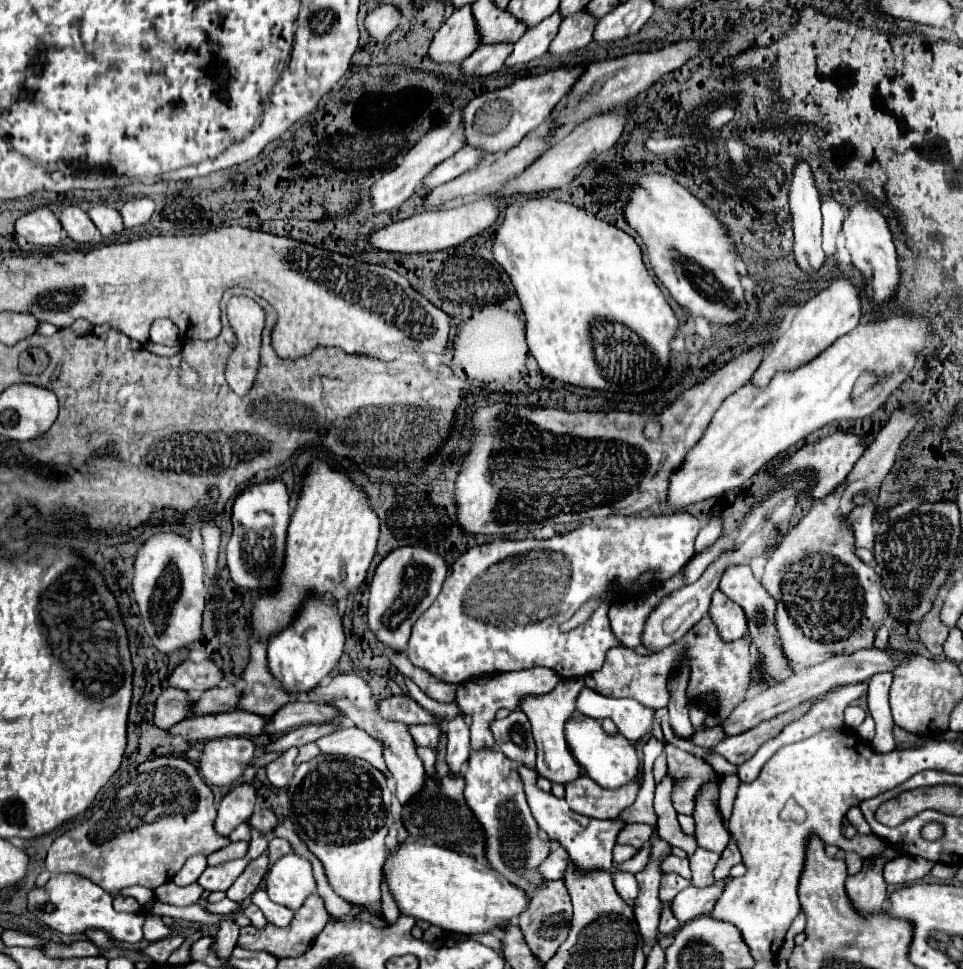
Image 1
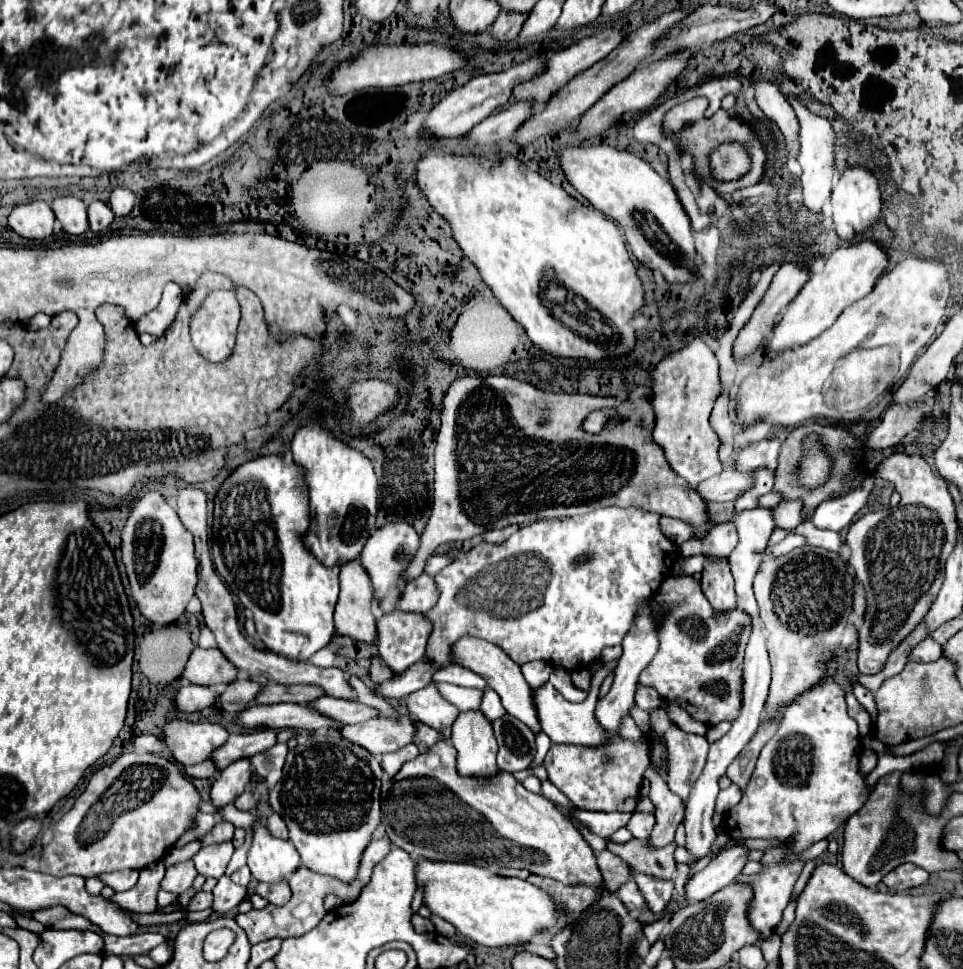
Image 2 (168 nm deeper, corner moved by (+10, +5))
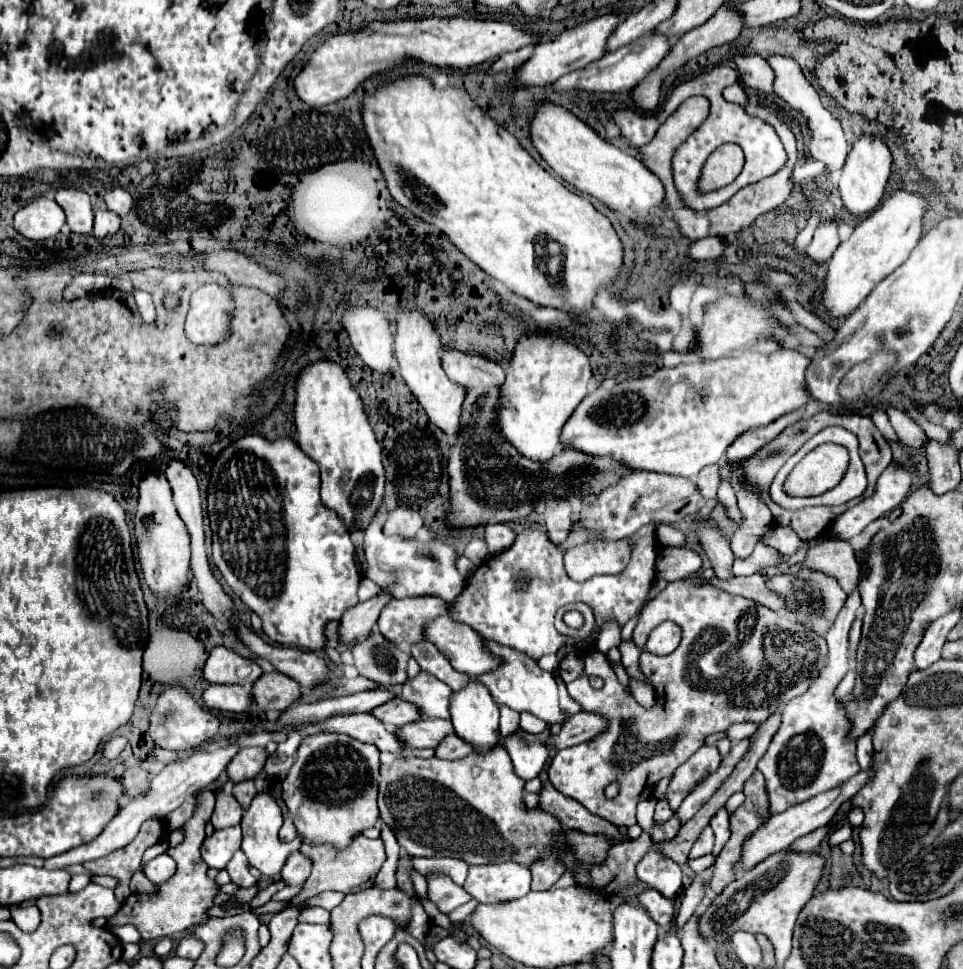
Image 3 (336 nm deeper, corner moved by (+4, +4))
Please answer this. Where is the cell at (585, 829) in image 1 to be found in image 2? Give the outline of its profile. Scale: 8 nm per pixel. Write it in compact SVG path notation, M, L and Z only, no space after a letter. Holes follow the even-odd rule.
M562 809L564 815L574 821L576 825L584 825L590 829L590 833L608 839L614 831L624 827L630 813L602 813L602 811L584 811L584 809Z

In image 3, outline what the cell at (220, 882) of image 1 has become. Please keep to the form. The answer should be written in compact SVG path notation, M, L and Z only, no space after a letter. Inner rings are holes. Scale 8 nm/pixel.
M232 826L228 830L214 830L212 836L204 838L202 858L210 868L226 868L232 854L240 848L240 826Z

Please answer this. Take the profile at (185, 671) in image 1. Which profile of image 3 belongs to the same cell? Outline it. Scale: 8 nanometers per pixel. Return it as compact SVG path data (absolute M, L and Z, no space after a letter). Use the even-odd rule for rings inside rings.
M216 646L204 666L204 678L212 684L252 686L262 674L264 668L258 662L252 662L252 658L244 658L224 646Z

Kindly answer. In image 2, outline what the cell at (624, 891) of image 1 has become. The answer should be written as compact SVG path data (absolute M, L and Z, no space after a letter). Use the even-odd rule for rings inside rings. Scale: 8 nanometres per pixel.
M628 881L626 885L620 885L620 889L618 889L618 899L632 911L632 909L640 909L640 907L644 907L646 903L644 903L644 897L642 897L642 893L638 891L638 887L636 887L636 881Z

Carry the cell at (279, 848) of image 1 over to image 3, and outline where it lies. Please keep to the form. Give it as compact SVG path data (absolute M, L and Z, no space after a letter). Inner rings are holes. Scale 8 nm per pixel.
M288 816L286 820L284 820L284 826L280 828L280 840L282 842L292 842L296 838L296 828L294 828L294 824L292 824L292 818Z

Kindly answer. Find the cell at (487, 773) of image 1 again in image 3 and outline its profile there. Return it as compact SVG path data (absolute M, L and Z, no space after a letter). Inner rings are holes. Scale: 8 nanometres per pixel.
M470 678L464 688L452 692L450 718L456 734L474 744L474 752L488 750L500 740L500 708L488 694L488 688L482 686L482 682L476 682L476 678Z

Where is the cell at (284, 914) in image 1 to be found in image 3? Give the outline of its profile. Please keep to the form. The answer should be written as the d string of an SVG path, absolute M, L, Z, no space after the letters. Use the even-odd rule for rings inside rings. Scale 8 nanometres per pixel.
M296 852L296 854L290 854L288 862L284 864L280 876L290 884L290 886L296 886L296 884L304 884L308 874L312 870L312 862L308 856L304 856L302 852Z

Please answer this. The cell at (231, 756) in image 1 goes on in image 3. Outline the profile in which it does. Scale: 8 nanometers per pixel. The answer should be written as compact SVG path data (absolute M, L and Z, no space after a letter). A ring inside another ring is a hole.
M180 684L166 686L156 702L154 712L150 714L150 736L156 742L156 746L166 750L192 750L198 748L202 742L218 734L220 720L202 708L192 696L190 690L182 688Z

